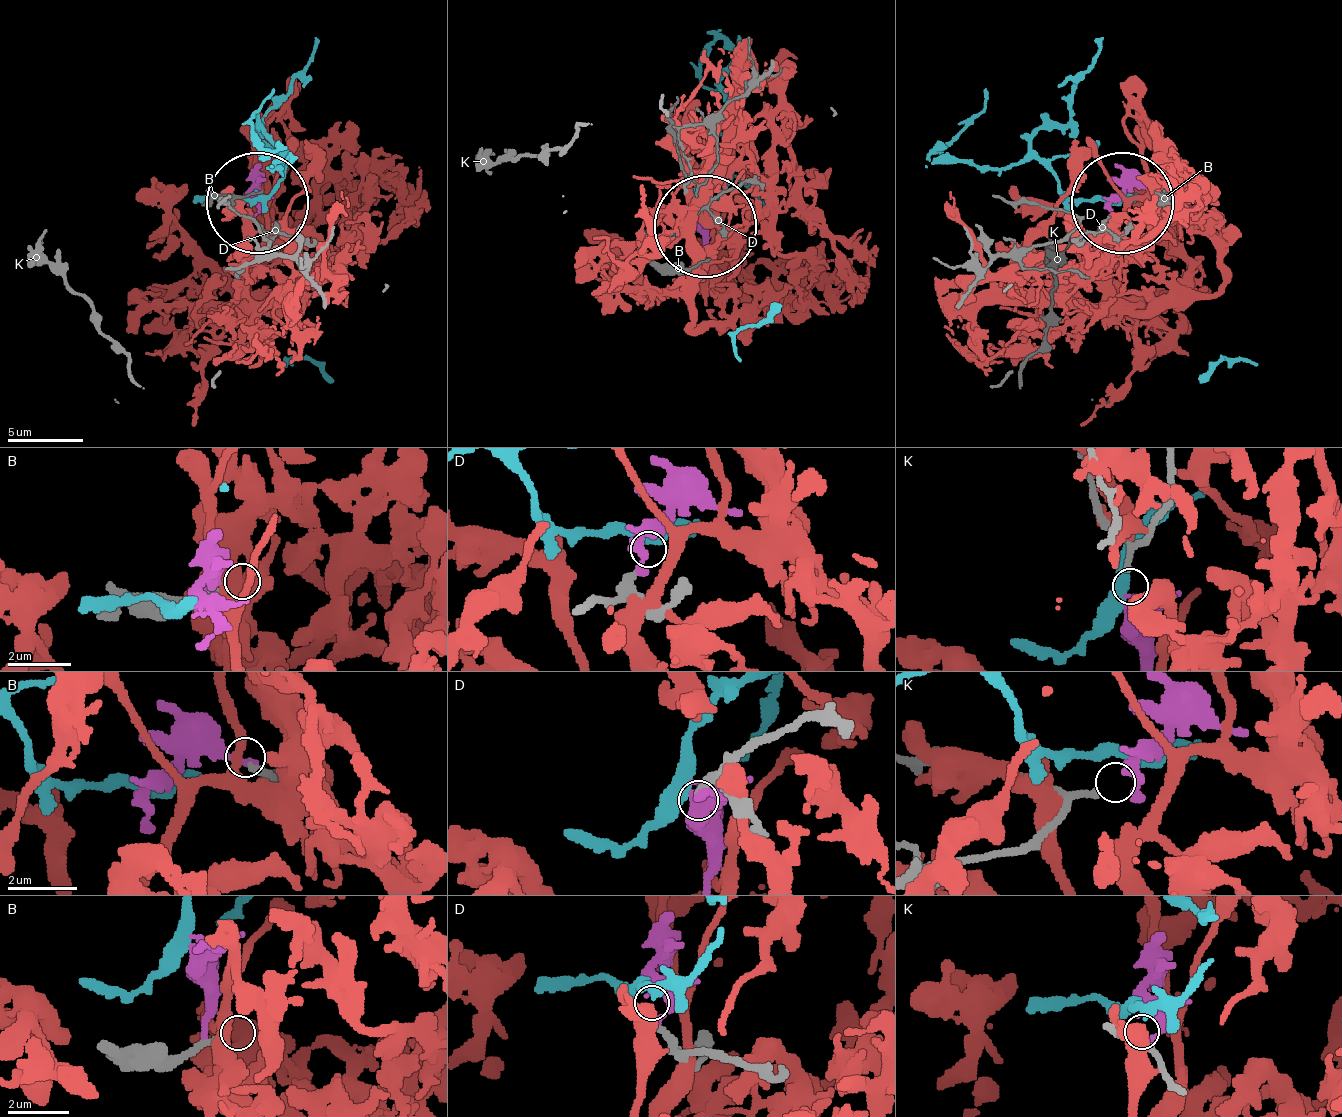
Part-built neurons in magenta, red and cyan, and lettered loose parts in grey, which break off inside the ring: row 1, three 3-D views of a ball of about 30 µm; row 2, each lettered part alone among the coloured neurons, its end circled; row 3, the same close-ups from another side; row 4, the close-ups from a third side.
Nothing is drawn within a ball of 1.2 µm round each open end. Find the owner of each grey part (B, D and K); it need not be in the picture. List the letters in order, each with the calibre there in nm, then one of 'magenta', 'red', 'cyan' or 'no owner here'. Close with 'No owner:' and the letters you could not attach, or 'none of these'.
B: calibre 200 nm; no owner here
D: calibre 190 nm; cyan
K: calibre 160 nm; magenta
No owner: B

